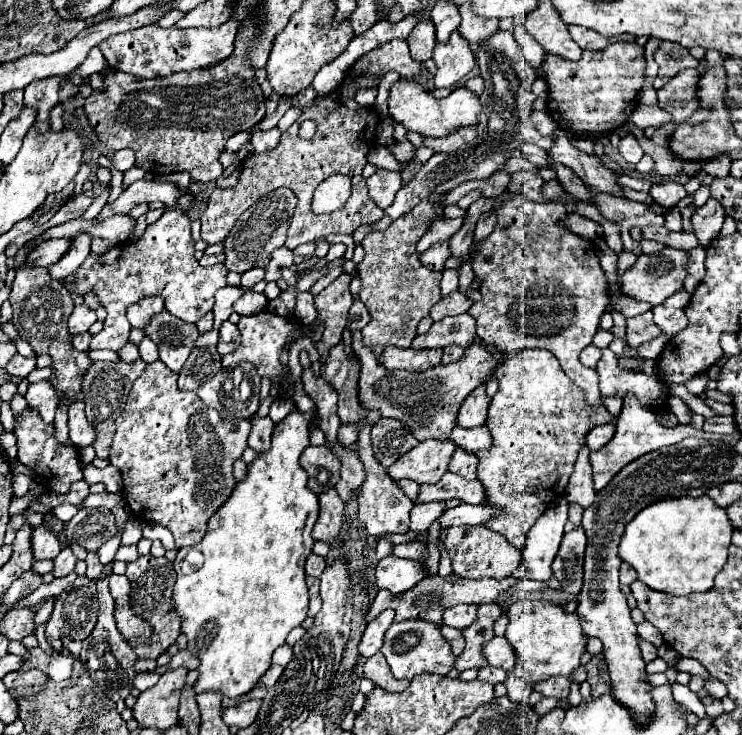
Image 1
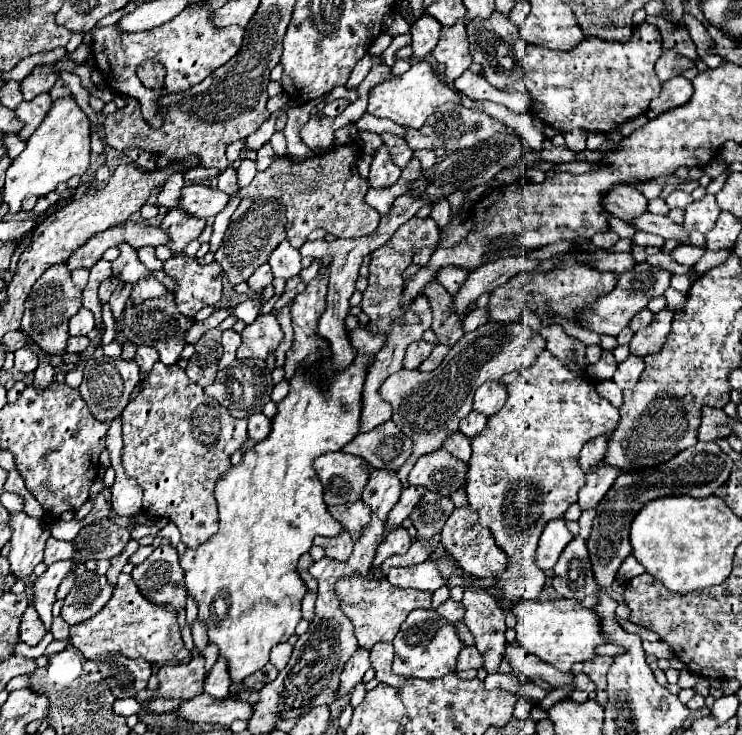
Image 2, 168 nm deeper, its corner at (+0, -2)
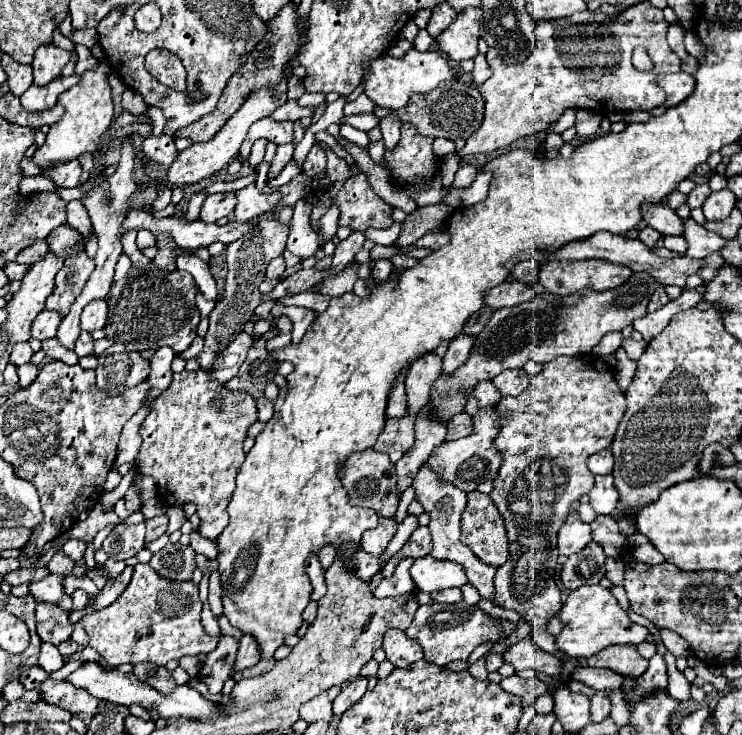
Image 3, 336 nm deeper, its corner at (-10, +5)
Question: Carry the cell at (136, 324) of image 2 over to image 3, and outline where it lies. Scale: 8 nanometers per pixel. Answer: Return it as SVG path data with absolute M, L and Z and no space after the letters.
M153 263L143 269L131 269L125 279L111 285L107 303L109 317L105 335L131 351L167 345L175 353L183 353L197 333L199 309L195 305L195 281L187 271L175 269L173 273L163 273Z

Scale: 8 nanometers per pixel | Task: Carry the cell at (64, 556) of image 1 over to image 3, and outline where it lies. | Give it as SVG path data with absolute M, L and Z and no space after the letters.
M49 573L41 581L31 583L31 595L35 595L35 597L63 597L65 595L63 579L65 579L65 575Z

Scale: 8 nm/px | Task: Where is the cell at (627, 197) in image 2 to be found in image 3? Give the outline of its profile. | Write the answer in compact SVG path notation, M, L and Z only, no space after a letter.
M643 205L643 221L657 229L661 235L681 235L683 233L683 221L677 217L677 213L667 205Z

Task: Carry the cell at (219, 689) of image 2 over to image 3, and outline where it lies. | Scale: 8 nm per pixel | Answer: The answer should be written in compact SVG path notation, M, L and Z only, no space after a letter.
M243 635L239 641L239 651L235 657L233 671L243 671L247 667L253 667L257 661L259 661L259 649L257 649L255 639L249 635Z

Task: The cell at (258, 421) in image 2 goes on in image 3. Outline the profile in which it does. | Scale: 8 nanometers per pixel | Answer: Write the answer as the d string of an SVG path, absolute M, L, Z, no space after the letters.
M261 397L261 399L257 399L257 411L259 411L259 421L267 423L273 415L273 403L267 397Z

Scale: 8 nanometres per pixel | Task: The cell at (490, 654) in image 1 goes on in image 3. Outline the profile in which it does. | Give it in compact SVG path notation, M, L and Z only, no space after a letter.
M575 667L571 679L581 681L593 689L621 689L623 677L613 673L611 669L595 669L595 667Z

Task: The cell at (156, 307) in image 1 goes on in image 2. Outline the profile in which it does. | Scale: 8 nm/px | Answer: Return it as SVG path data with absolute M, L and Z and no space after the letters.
M147 276L147 278L141 278L135 282L131 298L133 298L133 302L141 302L145 298L165 296L165 292L167 292L167 288L161 282L157 282L153 276Z

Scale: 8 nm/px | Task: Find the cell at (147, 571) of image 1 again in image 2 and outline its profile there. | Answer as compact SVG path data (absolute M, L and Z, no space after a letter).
M159 546L131 572L143 596L155 604L179 610L185 606L185 572L179 564L177 548Z

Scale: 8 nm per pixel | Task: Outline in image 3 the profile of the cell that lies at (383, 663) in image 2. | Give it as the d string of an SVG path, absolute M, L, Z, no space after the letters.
M389 629L383 635L383 649L387 653L387 659L399 669L407 669L407 665L413 665L415 661L423 659L421 647L397 629Z

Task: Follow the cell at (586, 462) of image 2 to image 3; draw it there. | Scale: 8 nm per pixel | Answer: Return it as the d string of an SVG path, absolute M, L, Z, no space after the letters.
M603 449L599 453L593 453L587 461L589 471L593 475L609 475L611 473L611 465L613 465L613 455L609 449Z

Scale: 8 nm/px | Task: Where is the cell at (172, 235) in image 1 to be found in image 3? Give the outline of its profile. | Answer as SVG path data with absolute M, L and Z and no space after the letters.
M215 193L205 197L201 211L199 211L199 221L203 223L213 223L221 217L227 217L235 207L235 195L233 193Z

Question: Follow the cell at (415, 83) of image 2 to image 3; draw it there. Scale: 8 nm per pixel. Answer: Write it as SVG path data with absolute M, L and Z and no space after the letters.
M411 49L405 57L393 59L389 55L377 57L371 65L371 71L367 71L367 85L365 85L365 95L375 101L379 107L387 109L401 109L407 107L411 101L411 95L427 95L435 87L439 87L443 81L453 81L457 79L457 73L451 69L449 61L439 53L439 51L417 51Z

